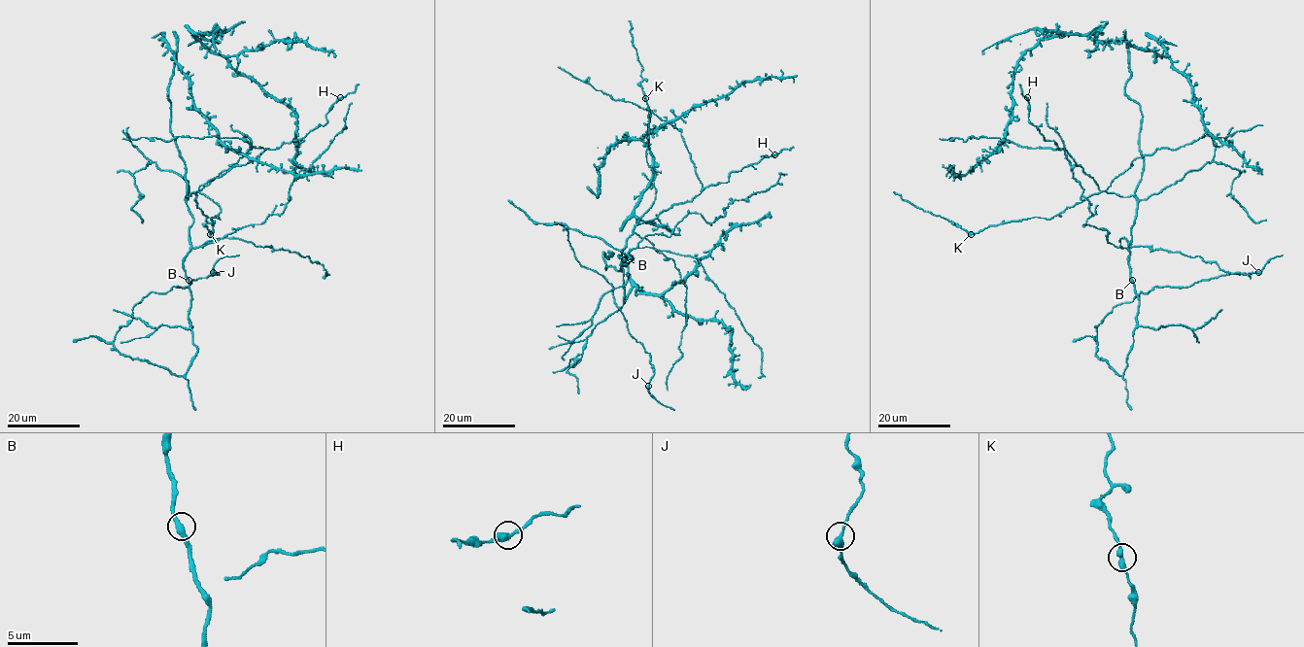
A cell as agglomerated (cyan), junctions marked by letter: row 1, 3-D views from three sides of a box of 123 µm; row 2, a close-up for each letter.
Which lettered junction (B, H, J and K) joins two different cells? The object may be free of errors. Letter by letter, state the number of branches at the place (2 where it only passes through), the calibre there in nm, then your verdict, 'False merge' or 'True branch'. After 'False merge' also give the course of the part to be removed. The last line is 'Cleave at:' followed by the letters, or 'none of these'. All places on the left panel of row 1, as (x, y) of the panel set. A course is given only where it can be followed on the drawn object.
B: Branches: 2. Thickness 380 nm. True branch
H: Branches: 2. Thickness 400 nm. True branch
J: Branches: 2. Thickness 420 nm. True branch
K: Branches: 2. Thickness 440 nm. True branch
Cleave at: none of these

